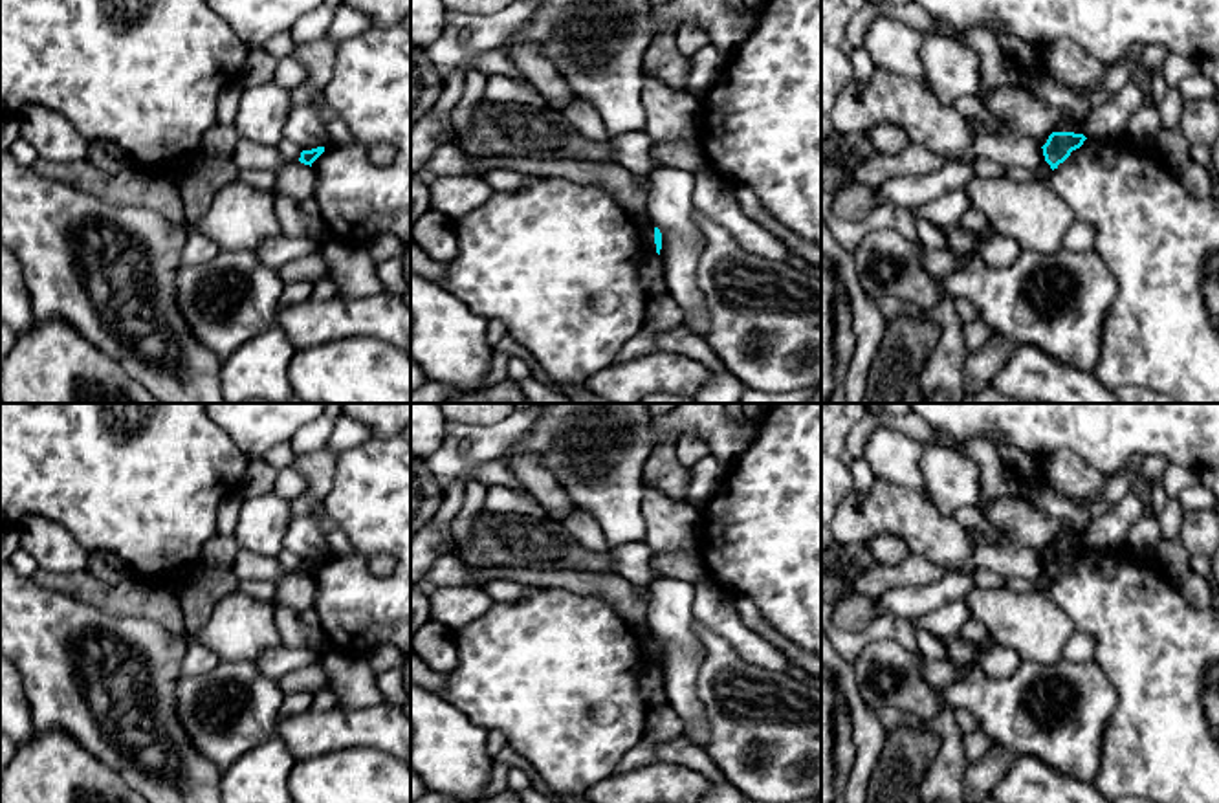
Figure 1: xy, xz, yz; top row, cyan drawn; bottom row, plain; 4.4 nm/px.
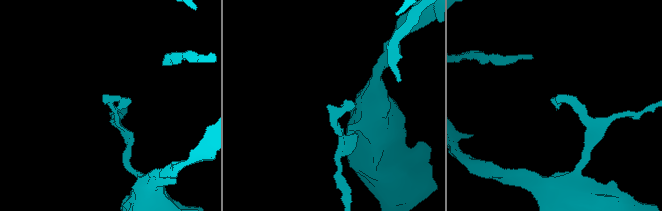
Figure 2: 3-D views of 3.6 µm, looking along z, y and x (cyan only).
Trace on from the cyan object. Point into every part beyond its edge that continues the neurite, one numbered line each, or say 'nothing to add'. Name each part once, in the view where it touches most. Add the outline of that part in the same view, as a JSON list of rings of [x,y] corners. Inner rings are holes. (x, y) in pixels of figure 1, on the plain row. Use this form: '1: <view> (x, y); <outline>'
nothing to add

